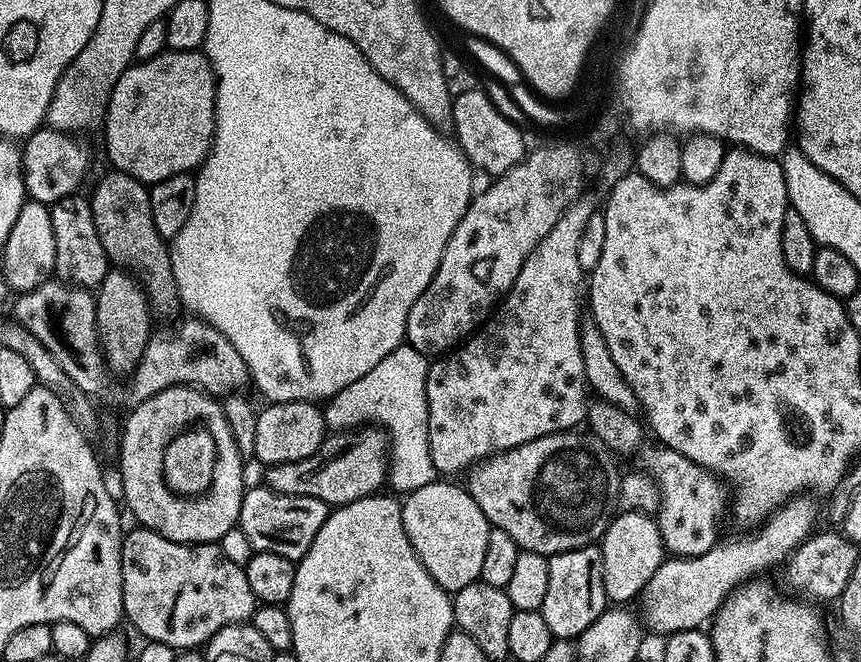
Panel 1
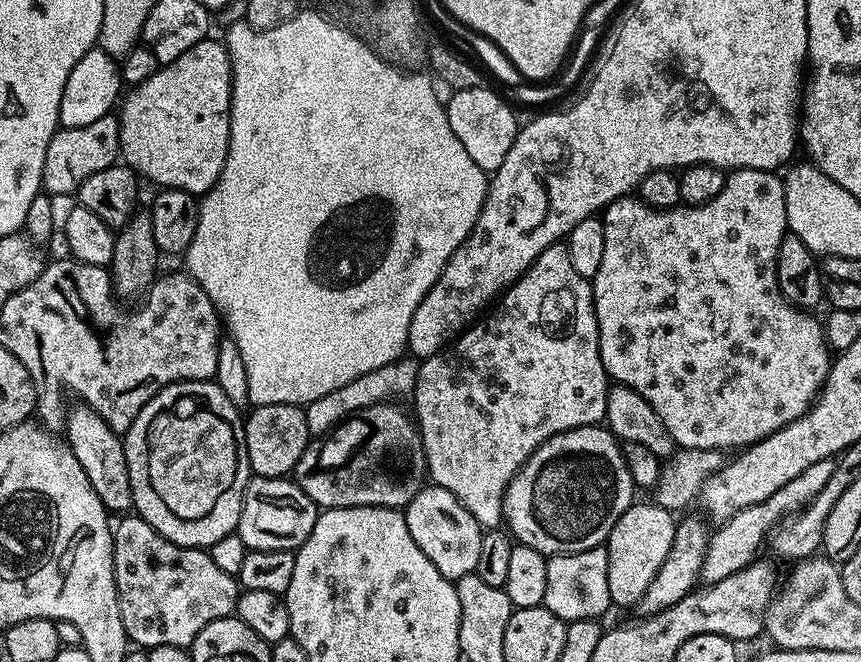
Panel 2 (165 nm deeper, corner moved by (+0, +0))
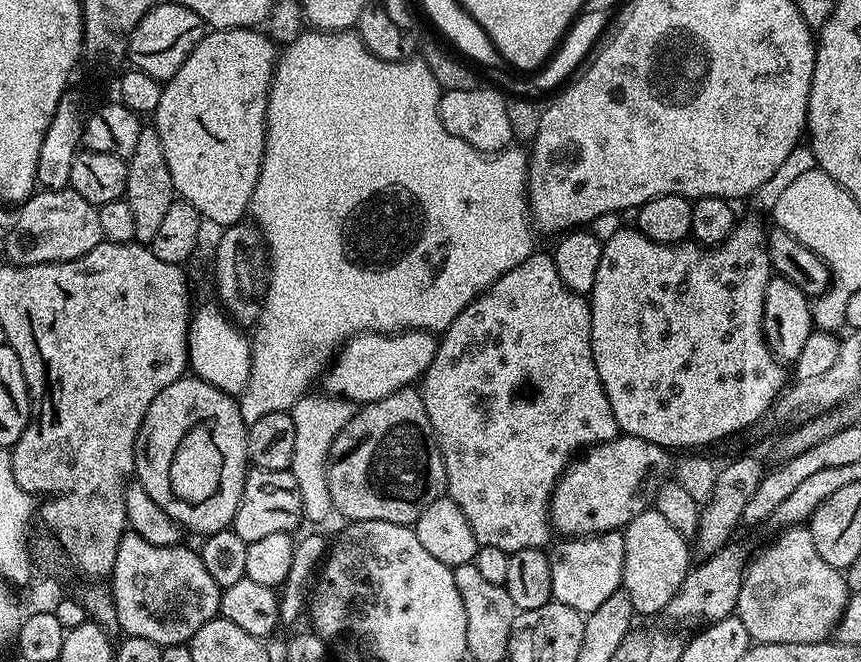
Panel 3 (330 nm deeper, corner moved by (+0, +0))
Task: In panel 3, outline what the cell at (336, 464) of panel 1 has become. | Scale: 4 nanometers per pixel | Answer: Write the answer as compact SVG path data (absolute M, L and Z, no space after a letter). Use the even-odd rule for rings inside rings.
M409 386L373 404L365 404L355 412L330 446L326 482L330 486L332 507L345 516L345 521L373 520L415 525L422 510L426 510L430 502L441 499L448 490L446 466L434 426L430 426L430 414L426 414L423 395Z

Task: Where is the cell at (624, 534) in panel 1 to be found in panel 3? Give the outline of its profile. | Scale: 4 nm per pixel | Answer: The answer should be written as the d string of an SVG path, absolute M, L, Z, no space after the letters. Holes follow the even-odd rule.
M655 507L647 508L642 514L635 516L623 529L626 546L626 562L624 563L624 583L622 590L630 598L633 613L652 616L663 613L664 607L678 594L682 582L690 567L688 560L689 541L674 526L670 526L667 518L662 518Z

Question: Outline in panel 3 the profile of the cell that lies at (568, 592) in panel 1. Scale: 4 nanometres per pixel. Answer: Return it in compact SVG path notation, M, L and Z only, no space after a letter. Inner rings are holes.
M623 531L598 532L595 536L573 536L557 541L548 552L552 600L555 603L587 614L598 610L598 606L602 606L610 594L621 591L626 562Z

